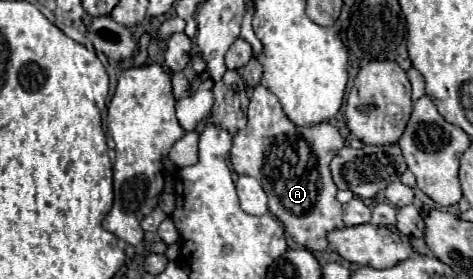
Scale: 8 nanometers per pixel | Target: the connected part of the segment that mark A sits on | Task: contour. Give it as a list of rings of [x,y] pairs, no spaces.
[[[258,85],[252,93],[250,107],[248,107],[248,125],[234,135],[234,143],[230,149],[230,161],[238,175],[250,175],[256,177],[262,185],[262,189],[268,195],[268,209],[272,215],[276,215],[282,223],[286,233],[302,247],[310,251],[324,251],[328,247],[326,235],[332,229],[342,229],[342,205],[336,201],[336,185],[330,177],[330,161],[332,157],[344,147],[344,139],[338,133],[338,129],[330,123],[318,123],[312,127],[298,127],[294,125],[286,113],[280,107],[280,101],[276,95],[272,95],[268,89]]]

